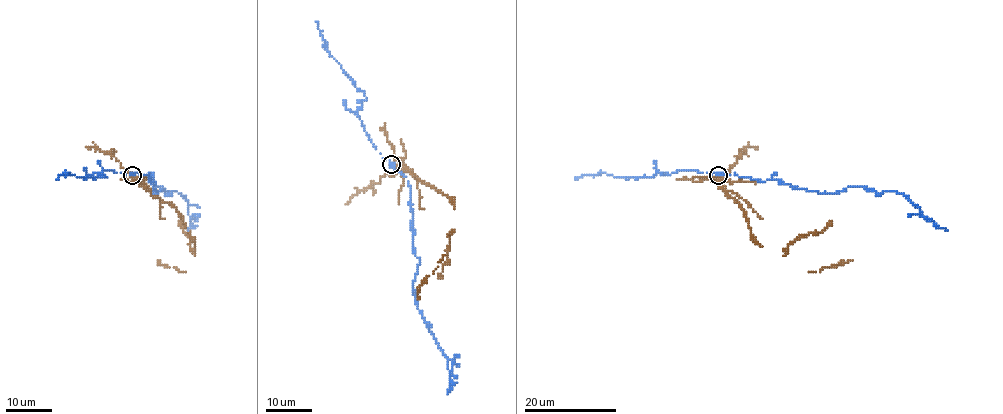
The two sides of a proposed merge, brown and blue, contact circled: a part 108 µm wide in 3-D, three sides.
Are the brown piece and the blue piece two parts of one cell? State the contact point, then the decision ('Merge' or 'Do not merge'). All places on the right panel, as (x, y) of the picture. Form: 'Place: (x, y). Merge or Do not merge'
Place: (718, 175). Do not merge

